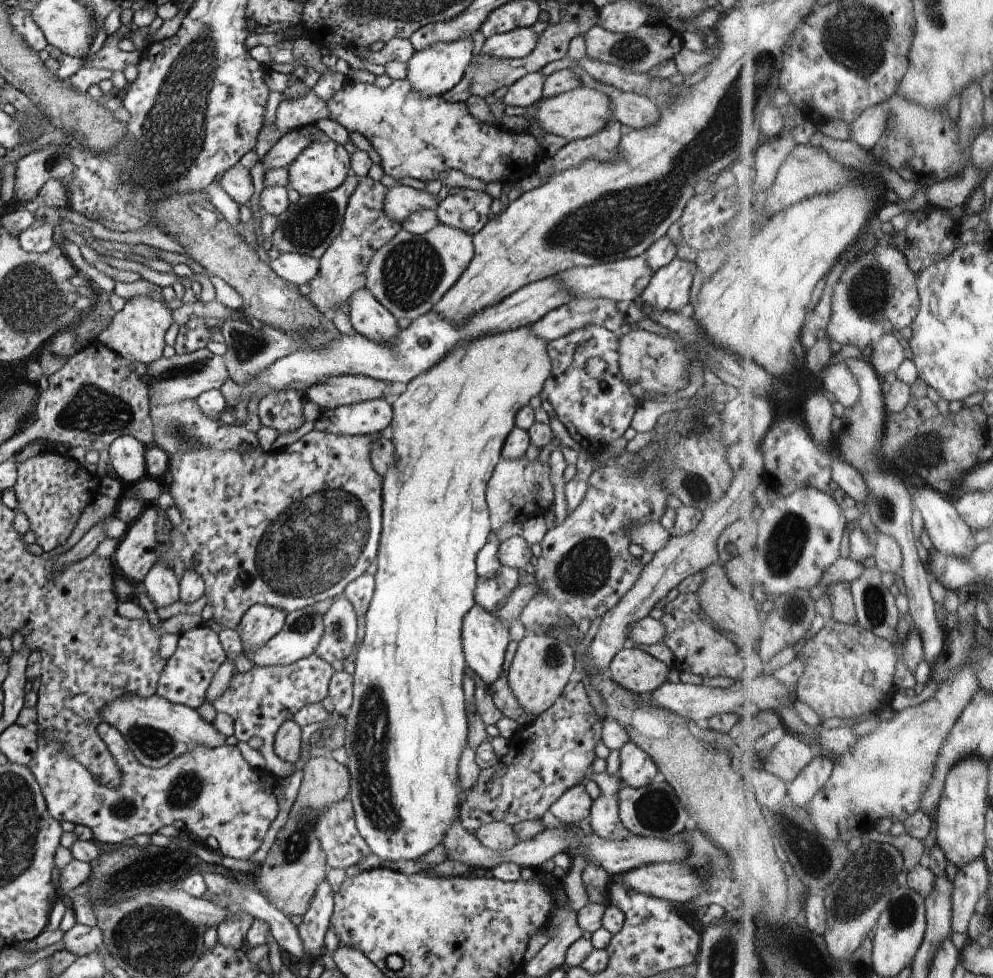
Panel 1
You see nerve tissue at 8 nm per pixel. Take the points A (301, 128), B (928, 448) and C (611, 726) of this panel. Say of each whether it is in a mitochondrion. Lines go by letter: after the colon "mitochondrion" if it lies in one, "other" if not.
A: other
B: mitochondrion
C: other

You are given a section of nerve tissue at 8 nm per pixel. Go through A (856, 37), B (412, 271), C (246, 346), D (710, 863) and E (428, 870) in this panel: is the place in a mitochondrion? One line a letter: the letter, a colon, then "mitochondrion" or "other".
A: mitochondrion
B: mitochondrion
C: mitochondrion
D: mitochondrion
E: other

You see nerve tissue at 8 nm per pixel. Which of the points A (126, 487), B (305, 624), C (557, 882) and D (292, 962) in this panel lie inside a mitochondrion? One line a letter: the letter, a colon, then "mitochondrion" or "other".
A: other
B: mitochondrion
C: other
D: other

